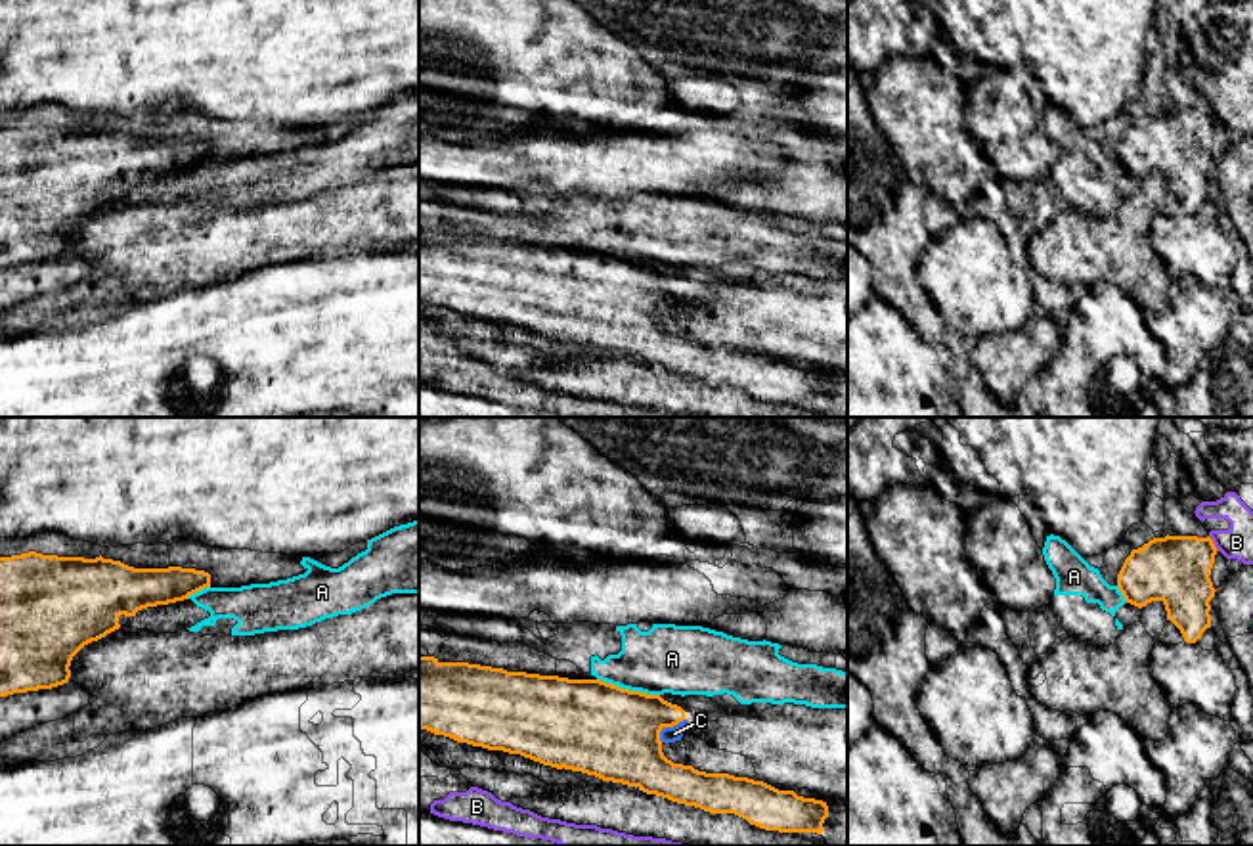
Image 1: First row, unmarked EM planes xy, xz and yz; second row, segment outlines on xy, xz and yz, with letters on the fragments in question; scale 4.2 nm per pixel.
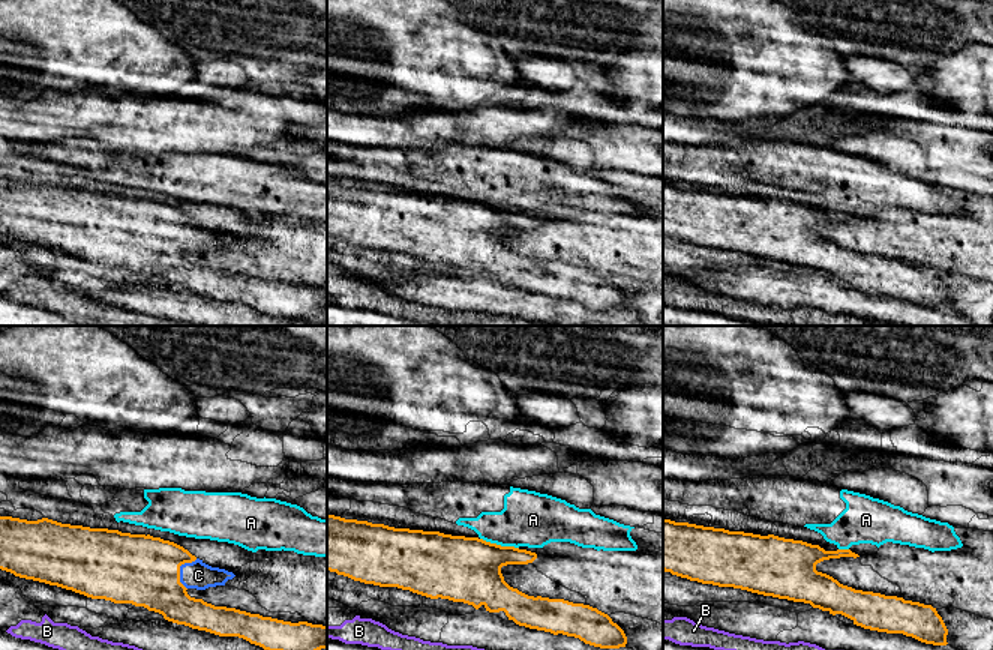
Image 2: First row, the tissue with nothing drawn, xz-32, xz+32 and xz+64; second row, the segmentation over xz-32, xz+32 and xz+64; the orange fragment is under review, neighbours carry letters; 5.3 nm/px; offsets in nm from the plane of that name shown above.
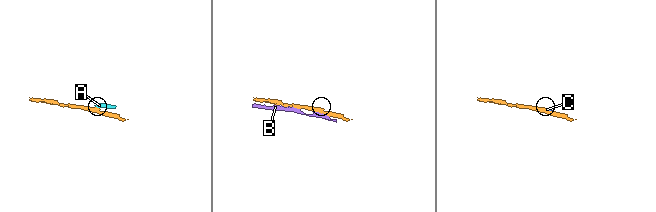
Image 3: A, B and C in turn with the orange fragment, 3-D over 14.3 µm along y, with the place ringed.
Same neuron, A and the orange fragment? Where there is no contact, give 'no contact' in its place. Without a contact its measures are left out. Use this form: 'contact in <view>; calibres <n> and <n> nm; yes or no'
contact in xz; calibres 400 and 280 nm; no

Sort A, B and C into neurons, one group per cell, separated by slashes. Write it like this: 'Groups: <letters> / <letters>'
Groups: A / B / C

